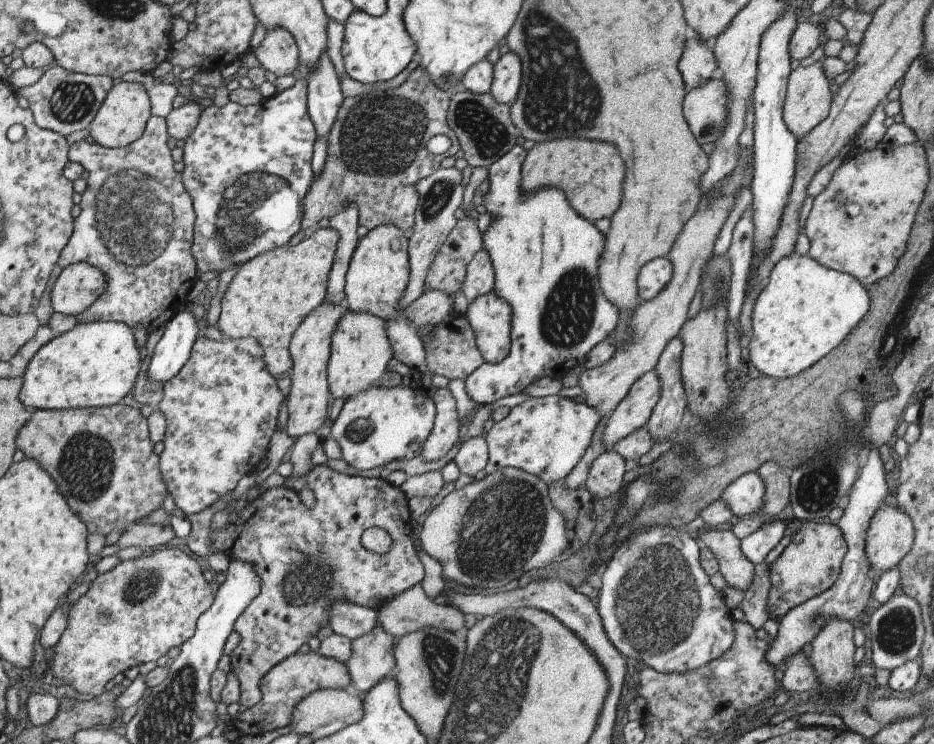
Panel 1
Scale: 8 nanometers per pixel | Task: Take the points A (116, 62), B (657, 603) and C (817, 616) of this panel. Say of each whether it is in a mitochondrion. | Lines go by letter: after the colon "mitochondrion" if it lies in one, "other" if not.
A: other
B: mitochondrion
C: mitochondrion

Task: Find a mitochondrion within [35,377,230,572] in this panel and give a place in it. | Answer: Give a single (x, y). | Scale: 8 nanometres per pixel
(86, 463)

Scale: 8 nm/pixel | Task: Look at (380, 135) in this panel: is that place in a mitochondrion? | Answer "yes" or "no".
yes

